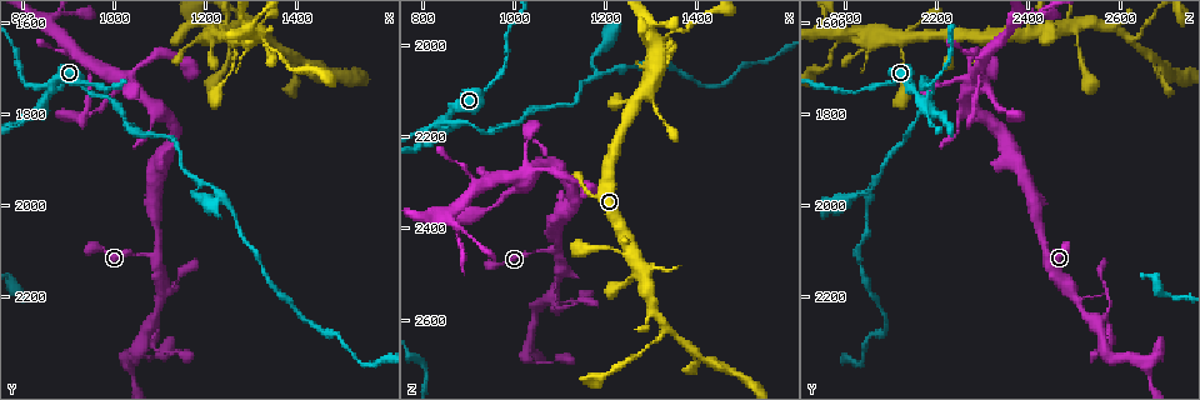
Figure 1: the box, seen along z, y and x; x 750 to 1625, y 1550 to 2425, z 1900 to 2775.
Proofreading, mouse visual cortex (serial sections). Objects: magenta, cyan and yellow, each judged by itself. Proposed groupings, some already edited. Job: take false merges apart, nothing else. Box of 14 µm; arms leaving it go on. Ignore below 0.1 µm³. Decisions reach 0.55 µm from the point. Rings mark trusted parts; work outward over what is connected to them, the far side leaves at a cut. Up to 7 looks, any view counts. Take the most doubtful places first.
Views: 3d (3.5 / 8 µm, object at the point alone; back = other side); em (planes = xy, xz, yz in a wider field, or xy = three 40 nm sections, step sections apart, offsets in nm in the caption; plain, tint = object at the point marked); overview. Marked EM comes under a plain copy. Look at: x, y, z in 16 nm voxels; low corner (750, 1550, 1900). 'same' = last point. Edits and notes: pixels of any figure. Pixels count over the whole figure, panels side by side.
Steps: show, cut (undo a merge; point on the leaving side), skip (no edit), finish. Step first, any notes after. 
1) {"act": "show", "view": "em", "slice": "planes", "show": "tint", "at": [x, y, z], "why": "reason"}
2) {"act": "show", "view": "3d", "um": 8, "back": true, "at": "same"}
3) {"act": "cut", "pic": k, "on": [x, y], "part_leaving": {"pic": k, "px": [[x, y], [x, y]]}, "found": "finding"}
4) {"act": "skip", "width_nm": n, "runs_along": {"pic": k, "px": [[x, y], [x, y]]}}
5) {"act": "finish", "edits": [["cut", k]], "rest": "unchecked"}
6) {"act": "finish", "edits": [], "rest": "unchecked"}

{"act": "show", "view": "3d", "um": 3.5, "back": true, "at": [845, 1765, 2170], "why": "calibre changes"}

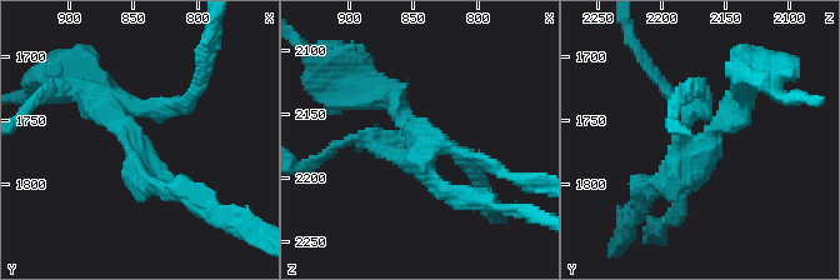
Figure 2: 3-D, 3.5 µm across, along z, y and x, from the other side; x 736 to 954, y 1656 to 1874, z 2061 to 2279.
{"act": "show", "view": "em", "slice": "xy", "step": 2, "show": "tint", "at": [846, 1768, 2170], "arms": 4, "arm_widths_nm": [150, 250, 250, 250]}

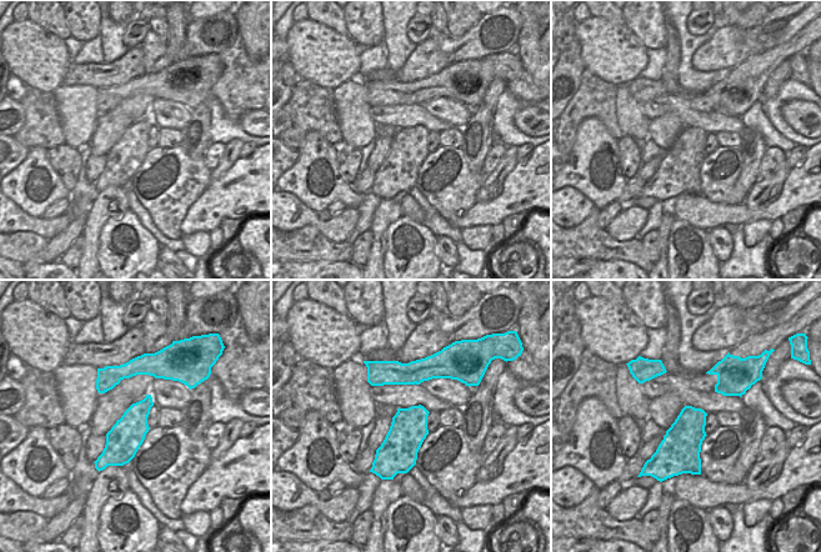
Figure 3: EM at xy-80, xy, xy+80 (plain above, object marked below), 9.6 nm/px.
{"act": "cut", "pic": 2, "on": [684, 110], "part_leaving": {"pic": 2, "px": [[689, 139], [701, 89], [681, 96]]}, "found": "two cells meet here"}

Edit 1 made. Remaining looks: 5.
{"act": "show", "view": "3d", "um": 3.5, "at": [1330, 1630, 2620], "why": "three arms meet"}

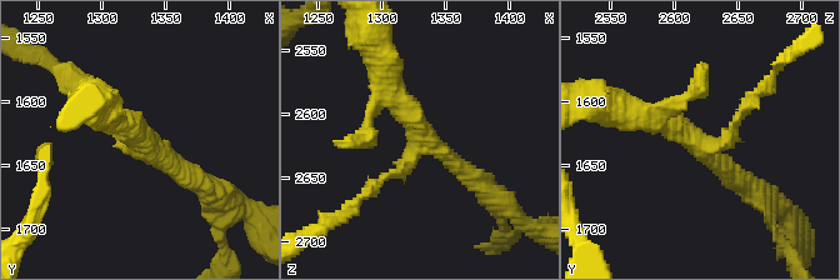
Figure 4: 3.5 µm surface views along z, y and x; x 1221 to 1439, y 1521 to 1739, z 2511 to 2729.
{"act": "show", "view": "em", "slice": "xy", "step": 1, "show": "tint", "at": [1334, 1630, 2620], "arms": 3, "arm_widths_nm": [150, 250, 350]}

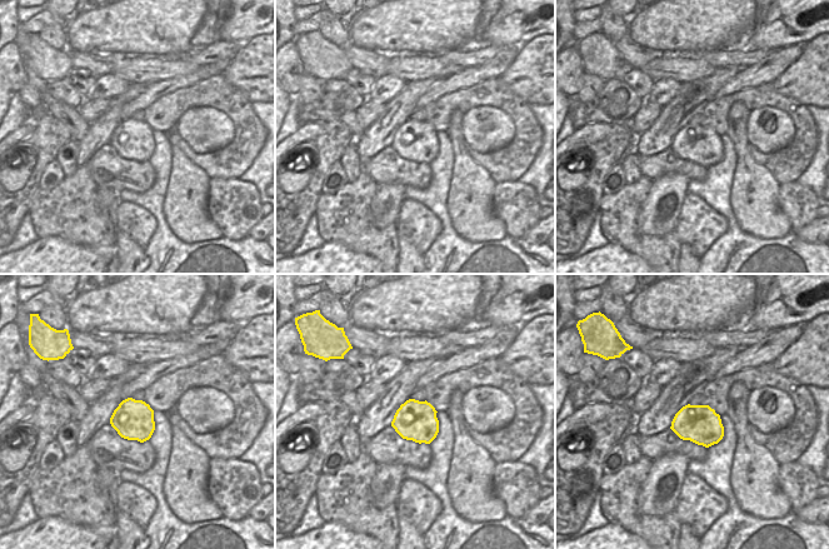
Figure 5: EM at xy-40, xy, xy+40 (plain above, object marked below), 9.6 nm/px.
{"act": "show", "view": "em", "slice": "xy", "step": 5, "show": "tint", "at": "same", "why": "cut it another way"}

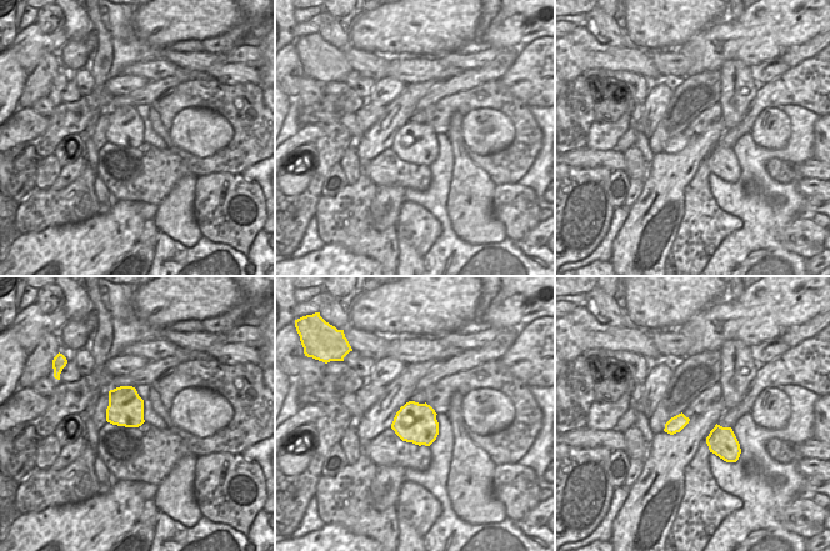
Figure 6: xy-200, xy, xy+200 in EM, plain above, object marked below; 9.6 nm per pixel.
{"act": "skip", "runs_along": {"pic": 4, "px": [[381, 78], [420, 135], [481, 186]]}, "found": "continuous, no second cell"}

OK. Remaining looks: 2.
{"act": "show", "view": "3d", "um": 3.5, "at": [1030, 1715, 2280], "why": "thin arm on a thick one"}

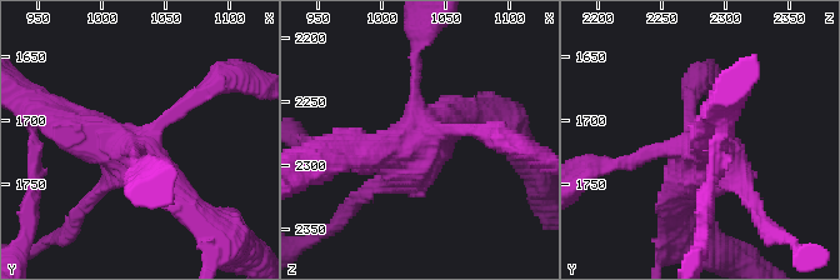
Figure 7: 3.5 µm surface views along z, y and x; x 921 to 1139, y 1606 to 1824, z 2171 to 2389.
{"act": "show", "view": "em", "slice": "xy", "step": 3, "show": "tint", "at": [1036, 1714, 2276], "why": "need the tissue"}

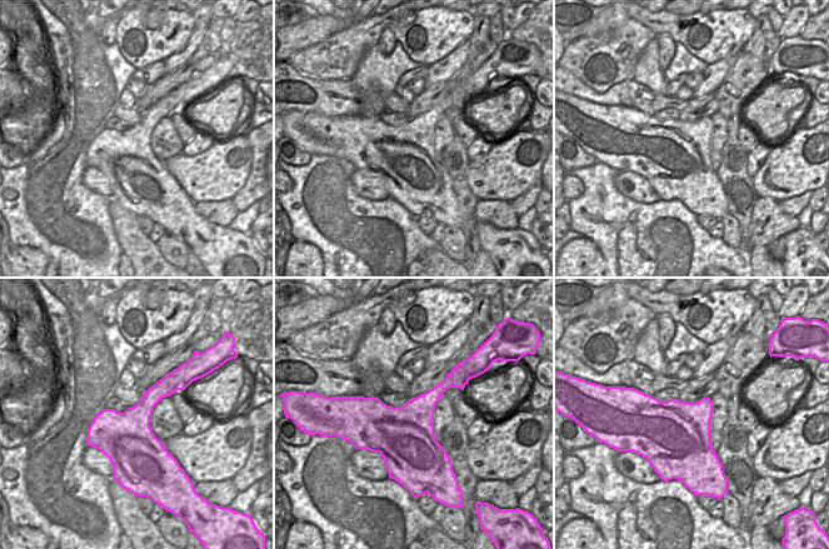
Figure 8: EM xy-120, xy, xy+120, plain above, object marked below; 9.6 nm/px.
{"act": "skip", "found": "all the same cell"}

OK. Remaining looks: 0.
{"act": "finish", "edits": [["cut", 2]], "rest": "unchecked"}

